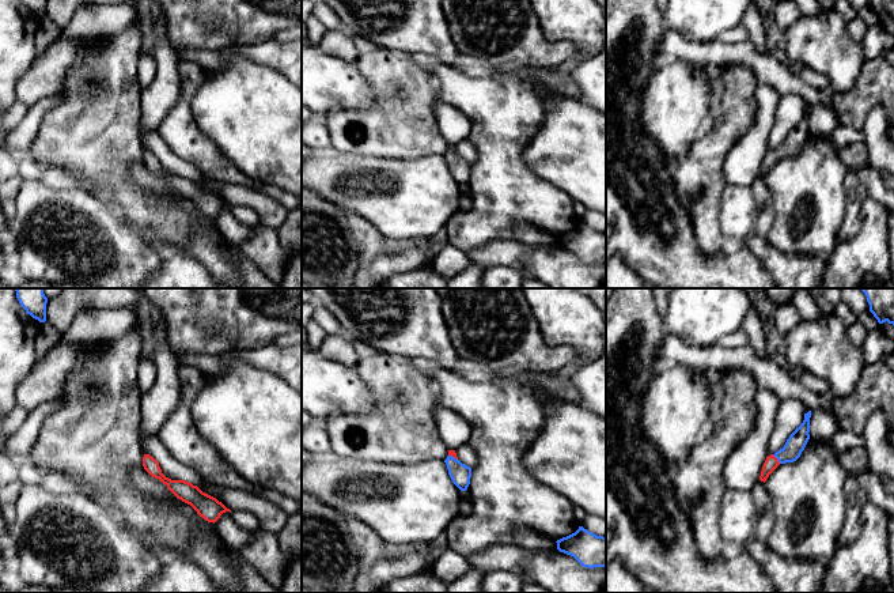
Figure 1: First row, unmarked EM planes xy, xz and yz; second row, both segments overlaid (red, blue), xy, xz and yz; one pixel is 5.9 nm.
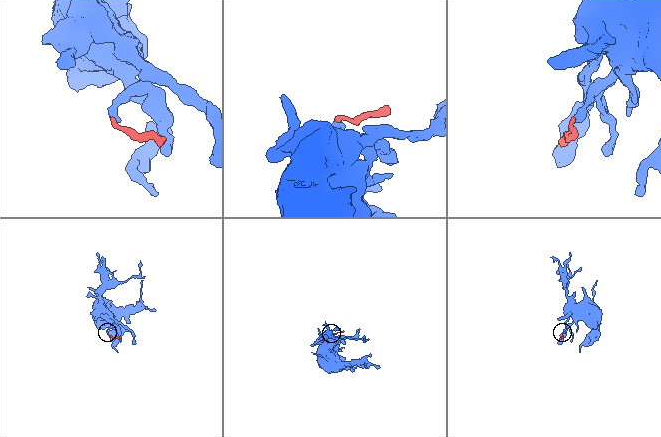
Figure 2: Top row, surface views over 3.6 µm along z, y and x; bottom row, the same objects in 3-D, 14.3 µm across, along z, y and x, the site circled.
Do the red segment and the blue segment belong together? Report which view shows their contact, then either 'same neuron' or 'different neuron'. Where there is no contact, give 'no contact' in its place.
contact in yz; same neuron

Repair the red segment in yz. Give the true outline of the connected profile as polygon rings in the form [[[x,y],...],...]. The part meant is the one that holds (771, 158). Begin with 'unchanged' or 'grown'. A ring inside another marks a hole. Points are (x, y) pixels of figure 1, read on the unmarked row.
grown | [[[811,106],[804,109],[803,118],[789,131],[783,144],[766,152],[759,175],[766,177],[769,170],[780,160],[785,158],[796,156],[804,146],[810,135],[810,113]]]

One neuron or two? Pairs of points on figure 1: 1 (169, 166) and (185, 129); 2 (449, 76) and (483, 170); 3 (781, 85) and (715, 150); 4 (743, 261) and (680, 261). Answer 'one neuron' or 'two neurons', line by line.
1: two neurons
2: one neuron
3: two neurons
4: one neuron

